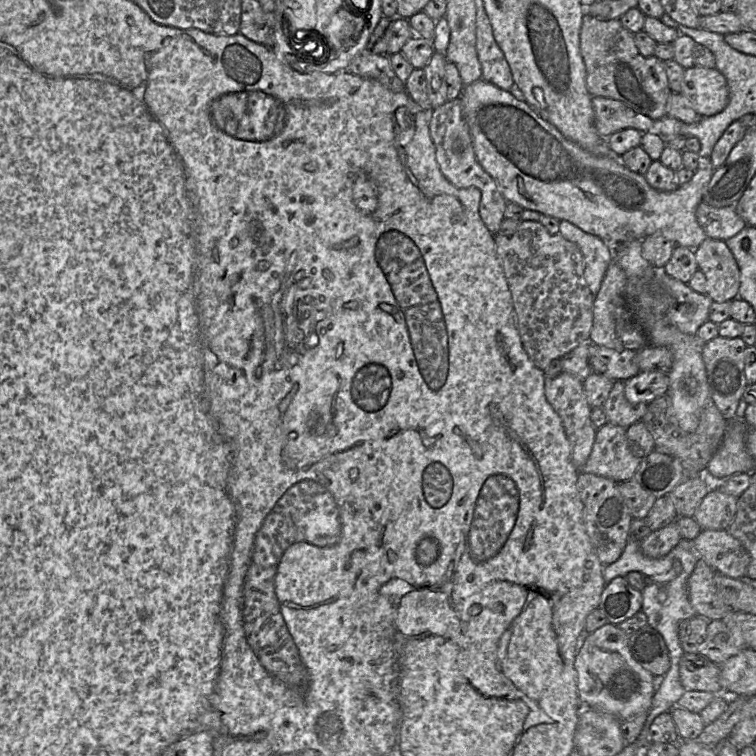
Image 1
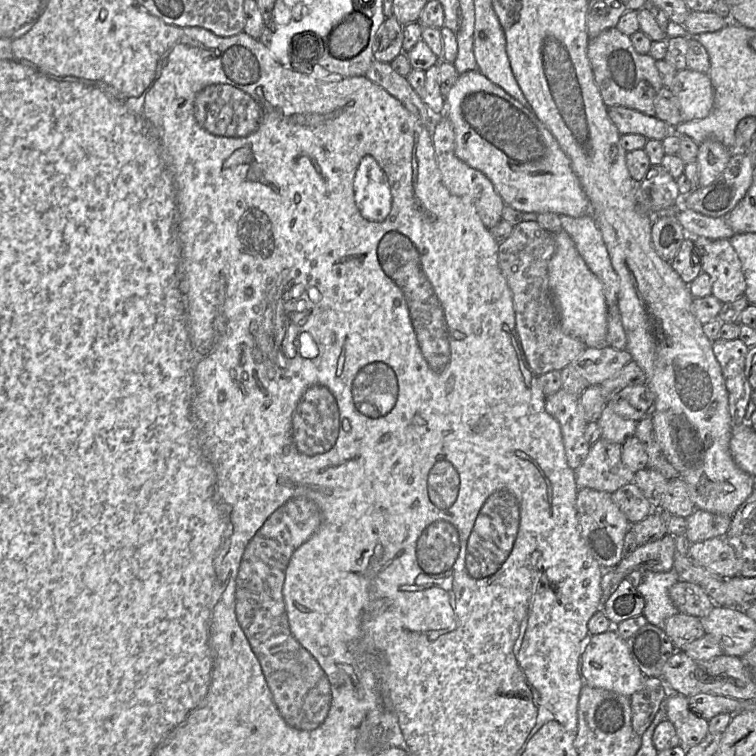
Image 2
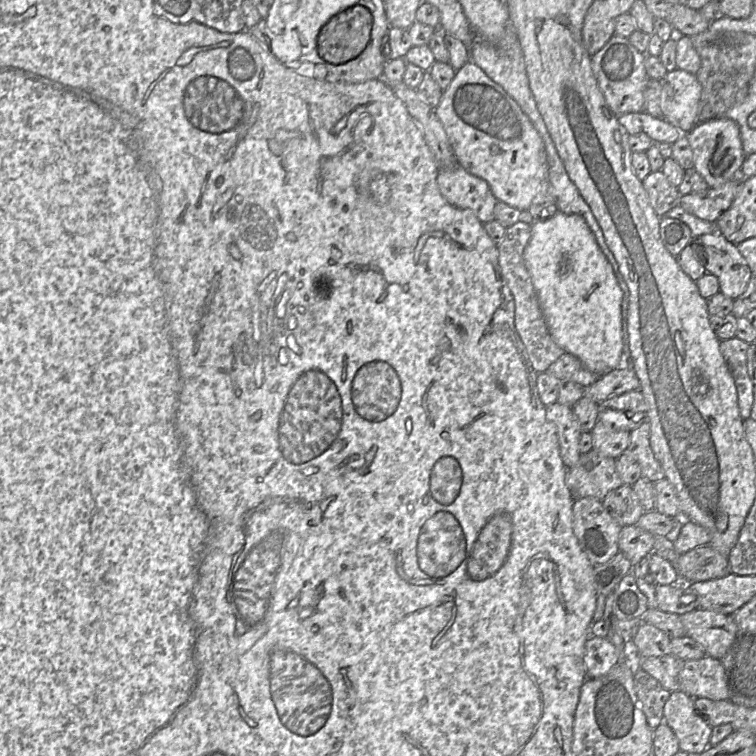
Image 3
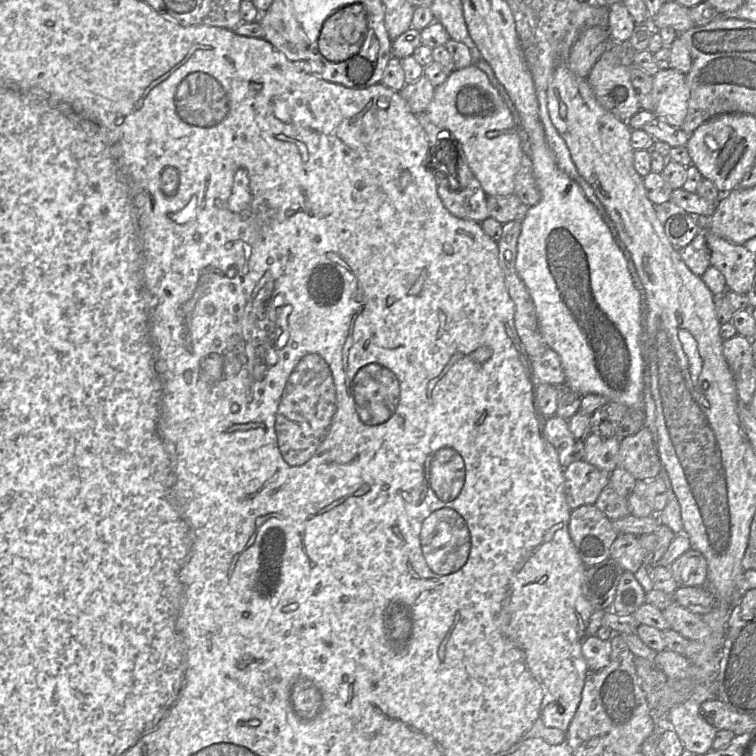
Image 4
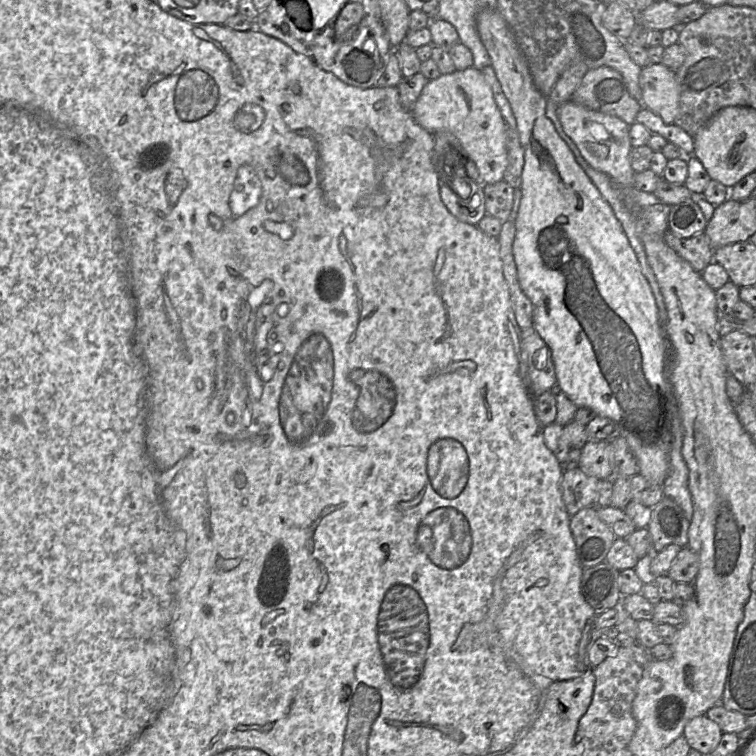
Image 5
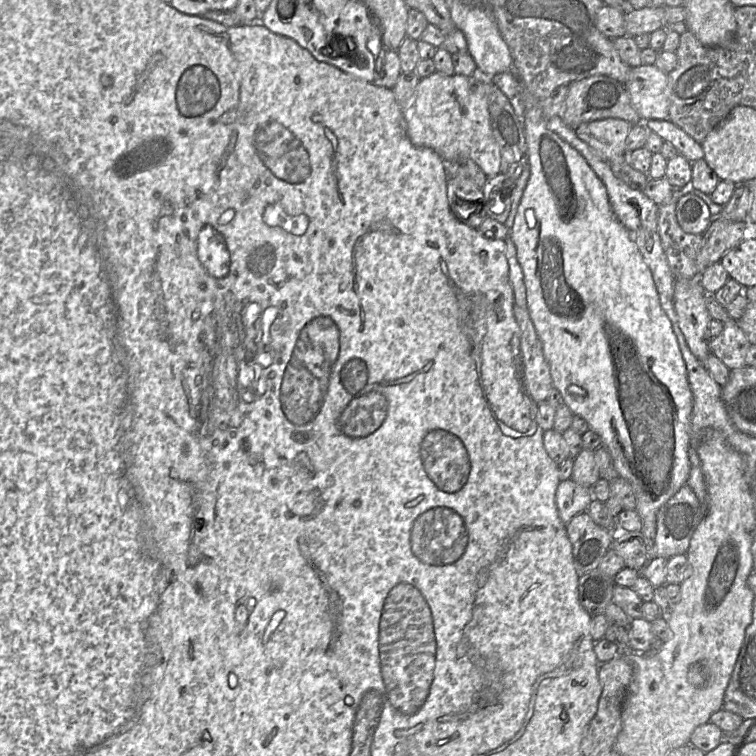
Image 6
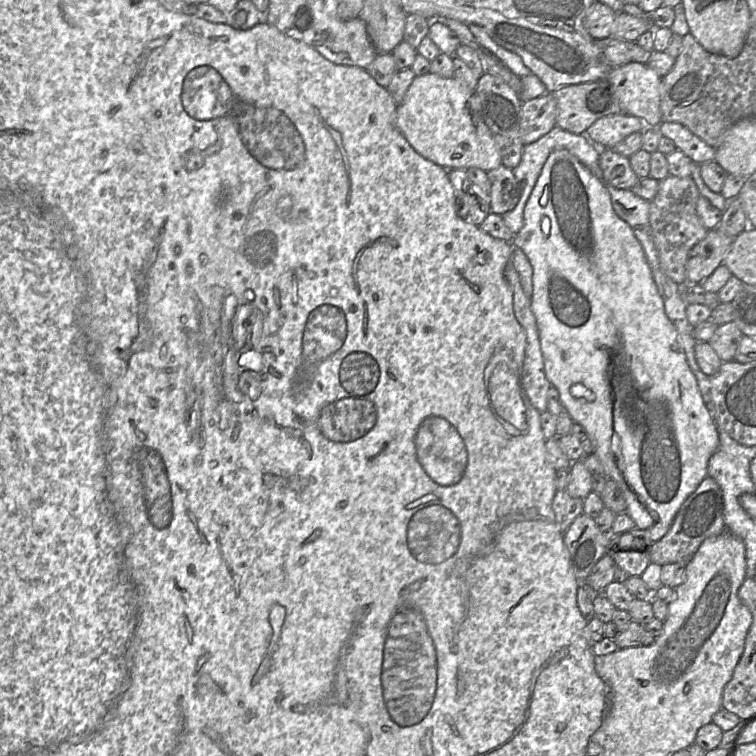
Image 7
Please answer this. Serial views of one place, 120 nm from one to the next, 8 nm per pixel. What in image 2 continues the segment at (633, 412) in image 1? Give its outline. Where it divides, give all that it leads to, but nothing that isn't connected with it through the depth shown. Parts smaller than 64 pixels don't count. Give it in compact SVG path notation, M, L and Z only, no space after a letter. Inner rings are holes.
M608 399L600 418L596 421L601 429L601 438L613 443L623 444L634 436L637 421L627 418L613 408L613 401Z

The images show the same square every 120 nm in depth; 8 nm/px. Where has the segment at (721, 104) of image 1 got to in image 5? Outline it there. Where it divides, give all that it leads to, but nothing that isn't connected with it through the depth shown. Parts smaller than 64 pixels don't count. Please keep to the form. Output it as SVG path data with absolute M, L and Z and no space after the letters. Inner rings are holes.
M660 64L642 68L639 84L641 104L659 115L666 124L674 124L679 112L679 86L676 73Z

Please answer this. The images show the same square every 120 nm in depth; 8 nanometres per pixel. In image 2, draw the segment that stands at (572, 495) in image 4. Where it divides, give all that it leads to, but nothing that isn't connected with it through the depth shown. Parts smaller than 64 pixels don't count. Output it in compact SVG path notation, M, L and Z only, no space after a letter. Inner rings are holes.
M600 438L590 447L586 459L575 470L577 487L612 494L633 482L635 473L624 465L621 455L621 444Z

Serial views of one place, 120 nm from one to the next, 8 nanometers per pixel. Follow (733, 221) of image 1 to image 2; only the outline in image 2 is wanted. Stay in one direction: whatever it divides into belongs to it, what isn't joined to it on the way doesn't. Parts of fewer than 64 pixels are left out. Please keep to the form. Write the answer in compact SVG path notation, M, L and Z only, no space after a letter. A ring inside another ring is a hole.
M684 207L677 209L675 217L683 226L687 237L729 240L735 234L724 217L710 217Z

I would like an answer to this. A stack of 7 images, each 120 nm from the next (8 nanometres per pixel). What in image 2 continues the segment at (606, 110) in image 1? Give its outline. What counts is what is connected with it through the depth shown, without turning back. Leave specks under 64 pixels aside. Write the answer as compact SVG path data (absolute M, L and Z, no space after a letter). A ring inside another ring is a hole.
M624 106L608 108L608 116L621 135L640 134L648 140L664 140L677 135L676 127L660 120L656 116L648 116L635 109Z

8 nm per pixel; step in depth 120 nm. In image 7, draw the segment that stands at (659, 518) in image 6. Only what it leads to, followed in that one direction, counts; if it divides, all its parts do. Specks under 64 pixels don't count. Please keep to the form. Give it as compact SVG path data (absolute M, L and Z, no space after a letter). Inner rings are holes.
M707 476L682 503L668 532L661 539L652 543L650 562L661 566L676 562L688 563L705 539L720 535L725 531L722 491L717 482Z

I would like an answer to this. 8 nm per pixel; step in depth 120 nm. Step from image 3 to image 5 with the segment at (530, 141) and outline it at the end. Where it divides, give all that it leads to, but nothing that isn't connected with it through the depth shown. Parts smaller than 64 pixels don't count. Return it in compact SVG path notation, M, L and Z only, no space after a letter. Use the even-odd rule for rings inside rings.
M472 66L429 80L411 114L431 134L450 133L457 138L479 171L479 183L487 185L504 180L508 166L506 127L509 126L504 121L492 89L480 70Z

